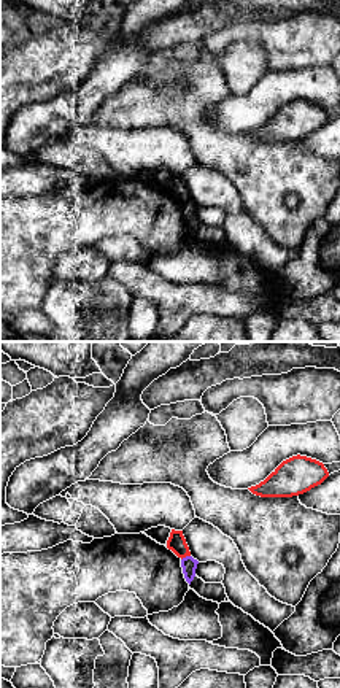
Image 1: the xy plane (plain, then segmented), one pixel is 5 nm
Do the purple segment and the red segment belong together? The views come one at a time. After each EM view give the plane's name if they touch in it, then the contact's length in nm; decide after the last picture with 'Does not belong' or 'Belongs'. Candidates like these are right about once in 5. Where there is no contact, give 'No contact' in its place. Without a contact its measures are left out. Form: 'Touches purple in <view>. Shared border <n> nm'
Touches purple in xy. Shared border 50 nm

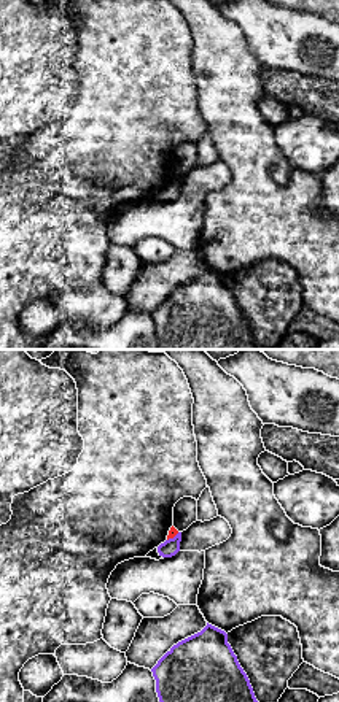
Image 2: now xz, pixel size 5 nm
Touches purple in xz. Shared border 80 nm

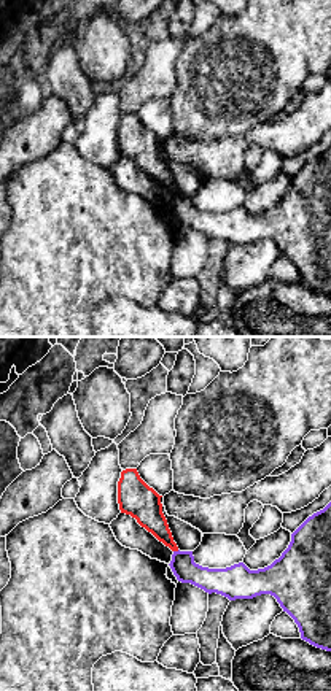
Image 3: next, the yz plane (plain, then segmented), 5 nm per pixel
Touches purple in yz. Shared border 30 nm

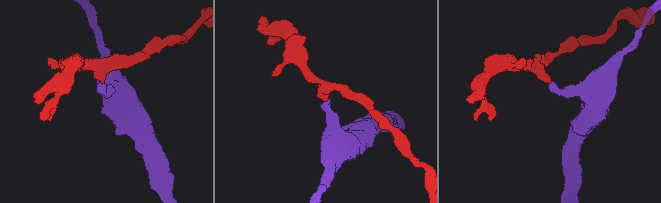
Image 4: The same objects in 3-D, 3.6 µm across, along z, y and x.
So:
Does not belong

